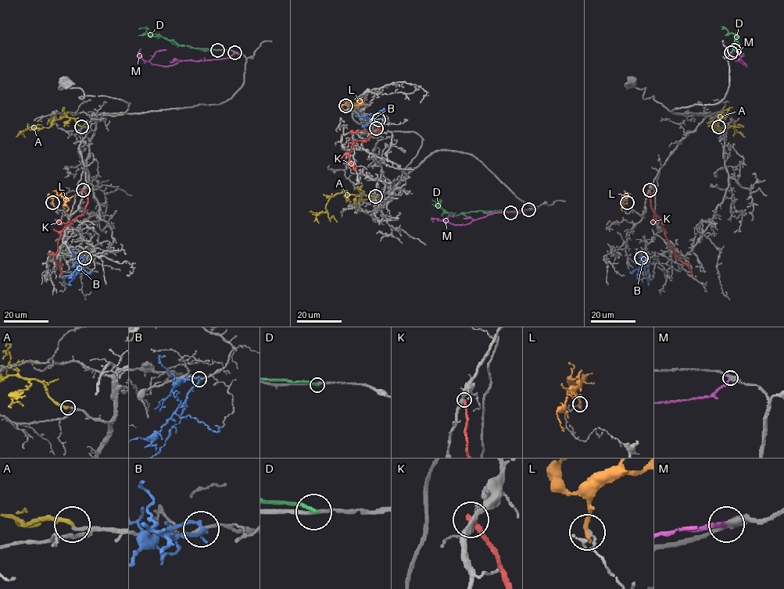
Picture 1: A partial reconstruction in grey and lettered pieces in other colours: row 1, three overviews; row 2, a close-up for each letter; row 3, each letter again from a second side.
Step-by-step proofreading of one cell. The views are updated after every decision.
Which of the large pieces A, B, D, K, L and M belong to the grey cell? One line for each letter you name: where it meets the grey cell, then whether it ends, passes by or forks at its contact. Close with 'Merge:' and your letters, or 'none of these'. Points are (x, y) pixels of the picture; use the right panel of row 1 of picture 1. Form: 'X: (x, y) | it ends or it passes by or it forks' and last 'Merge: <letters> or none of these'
A: (718, 126) | it ends
Merge: A

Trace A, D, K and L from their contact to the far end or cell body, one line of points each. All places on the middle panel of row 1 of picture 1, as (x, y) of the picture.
A: (374, 196), (356, 196), (344, 191), (336, 194), (326, 205), (327, 212), (321, 212), (316, 216), (319, 223)
D: (510, 212), (480, 210), (452, 215), (432, 199)
K: (376, 128), (381, 128), (366, 141), (357, 141), (352, 146), (348, 157), (356, 171)
L: (346, 105), (348, 102), (357, 105), (359, 100), (360, 100)

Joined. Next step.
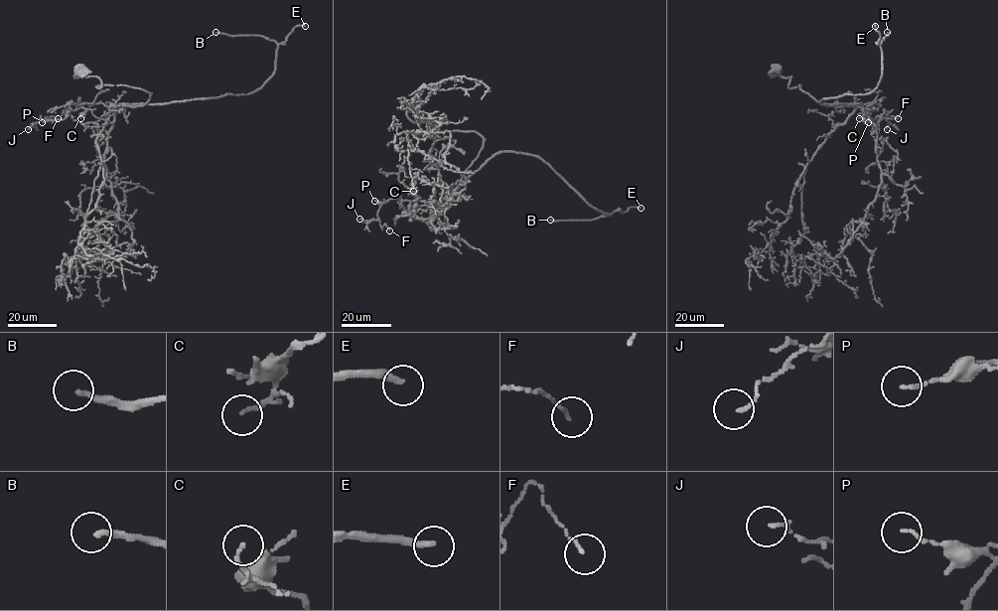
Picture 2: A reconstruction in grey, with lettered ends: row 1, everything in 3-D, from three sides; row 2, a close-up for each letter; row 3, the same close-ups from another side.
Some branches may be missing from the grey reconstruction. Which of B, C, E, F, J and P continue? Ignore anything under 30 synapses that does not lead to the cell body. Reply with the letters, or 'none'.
B, E

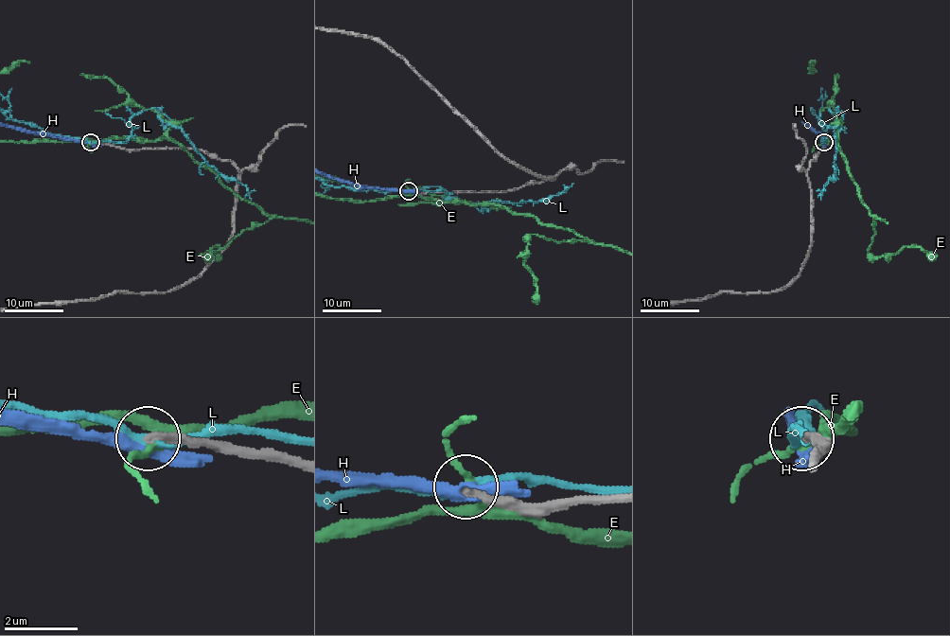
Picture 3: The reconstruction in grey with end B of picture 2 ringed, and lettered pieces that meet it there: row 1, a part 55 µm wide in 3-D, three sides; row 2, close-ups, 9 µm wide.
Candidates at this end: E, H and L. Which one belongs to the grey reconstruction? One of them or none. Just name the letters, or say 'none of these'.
none of these

